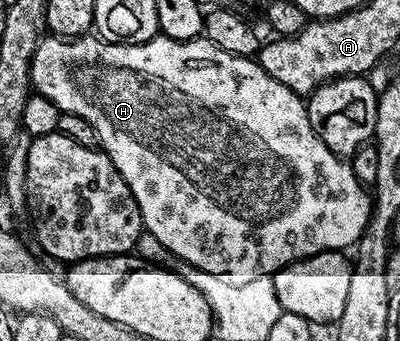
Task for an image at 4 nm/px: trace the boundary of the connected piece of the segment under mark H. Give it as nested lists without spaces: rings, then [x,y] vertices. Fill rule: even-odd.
[[[46,35],[36,47],[36,55],[32,55],[30,83],[33,92],[44,95],[44,99],[52,99],[52,103],[56,103],[62,112],[80,115],[80,119],[88,119],[88,123],[92,123],[98,145],[110,156],[116,171],[120,171],[140,207],[145,232],[154,235],[170,254],[212,275],[218,275],[230,284],[249,283],[258,277],[273,275],[279,269],[317,253],[346,251],[349,245],[350,248],[357,246],[370,221],[372,197],[367,186],[356,179],[349,160],[337,157],[331,149],[324,147],[316,131],[312,131],[306,101],[288,91],[284,83],[276,83],[276,79],[272,79],[272,75],[268,75],[257,60],[228,55],[228,51],[220,51],[220,47],[211,41],[177,41],[159,35],[143,45],[114,45],[97,35],[73,39]]]

